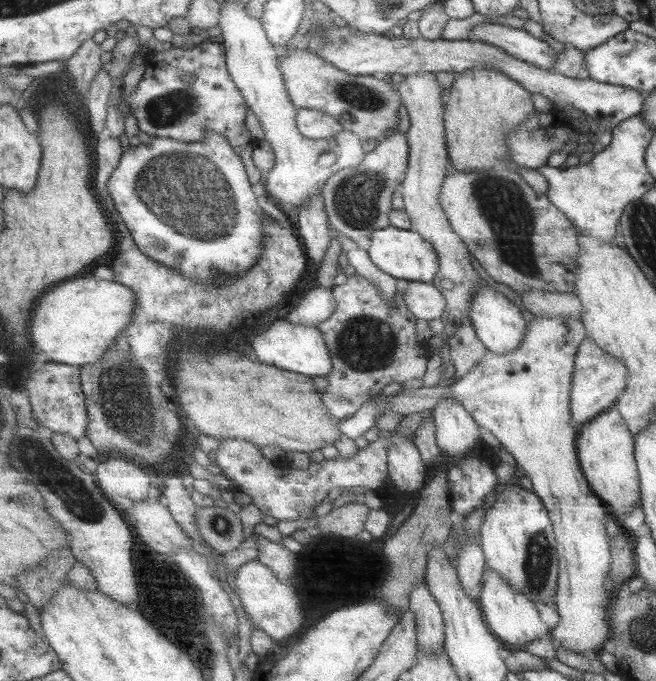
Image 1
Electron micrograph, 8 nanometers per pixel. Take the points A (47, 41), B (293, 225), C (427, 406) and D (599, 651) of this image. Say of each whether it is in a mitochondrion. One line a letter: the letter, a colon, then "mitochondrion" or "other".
A: other
B: other
C: other
D: other

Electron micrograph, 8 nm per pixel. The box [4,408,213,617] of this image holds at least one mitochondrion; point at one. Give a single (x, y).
(42, 465)

